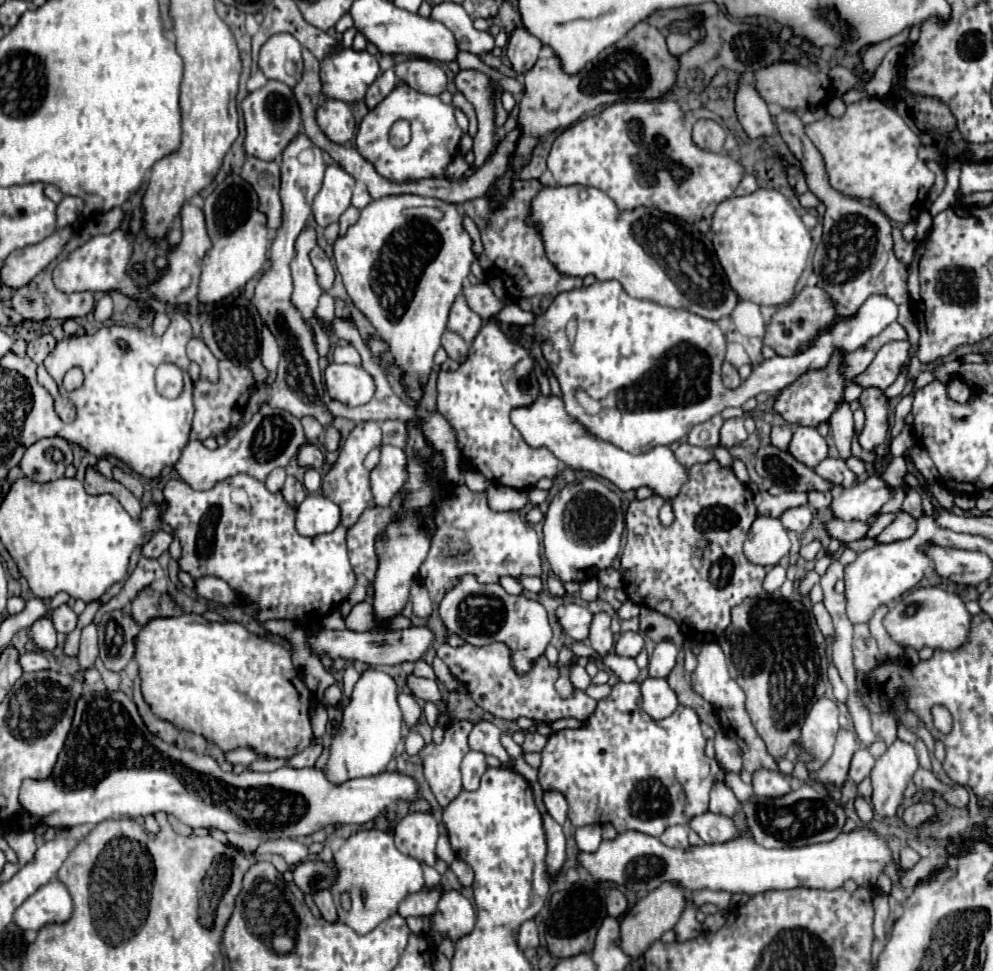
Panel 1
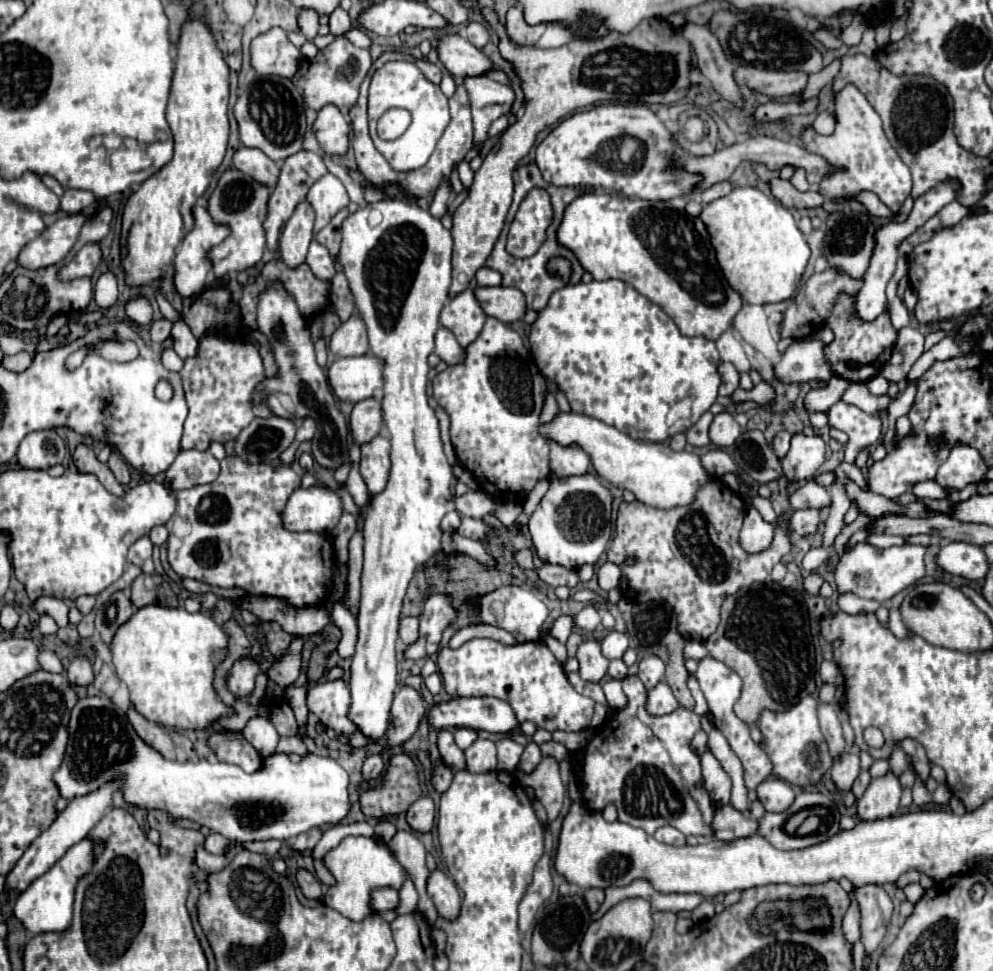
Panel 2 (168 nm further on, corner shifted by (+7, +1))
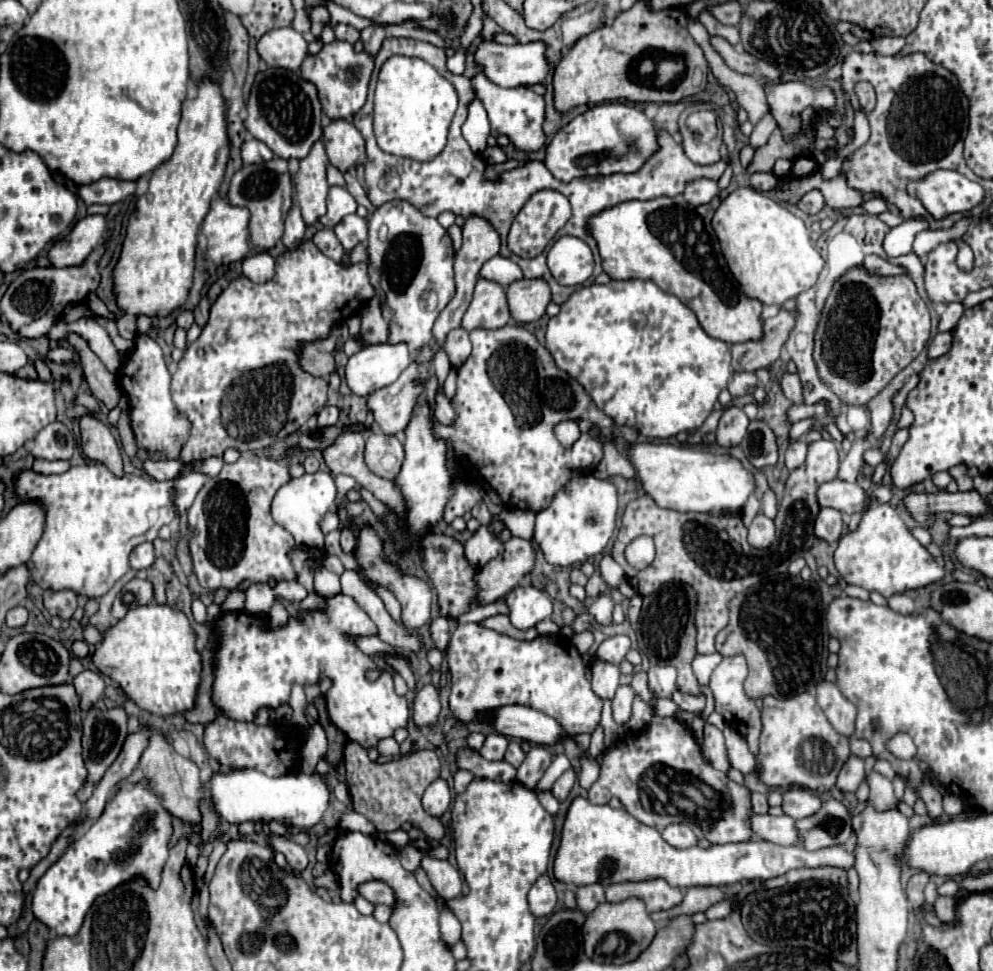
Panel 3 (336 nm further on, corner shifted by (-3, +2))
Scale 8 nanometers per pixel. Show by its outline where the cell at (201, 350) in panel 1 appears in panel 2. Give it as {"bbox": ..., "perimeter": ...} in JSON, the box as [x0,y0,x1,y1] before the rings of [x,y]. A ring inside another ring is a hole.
{"bbox":[173,319,199,359],"perimeter":[[[181,319],[173,323],[173,349],[181,359],[195,357],[199,349],[199,341],[193,337],[189,327]]]}

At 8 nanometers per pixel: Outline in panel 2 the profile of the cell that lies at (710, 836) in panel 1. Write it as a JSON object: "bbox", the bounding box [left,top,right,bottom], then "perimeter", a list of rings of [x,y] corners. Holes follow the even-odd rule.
{"bbox":[713,805,757,841],"perimeter":[[[725,805],[715,811],[713,823],[713,837],[721,841],[731,841],[739,837],[747,837],[757,831],[757,821],[755,819],[745,819],[741,813],[737,813],[733,807]]]}

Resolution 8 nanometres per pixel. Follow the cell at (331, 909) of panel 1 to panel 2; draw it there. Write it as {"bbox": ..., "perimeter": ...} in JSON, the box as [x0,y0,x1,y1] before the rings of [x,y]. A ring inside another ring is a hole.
{"bbox":[297,869,321,901],"perimeter":[[[301,869],[301,871],[297,871],[297,883],[299,883],[299,887],[307,899],[321,901],[321,883],[317,881],[315,875]]]}

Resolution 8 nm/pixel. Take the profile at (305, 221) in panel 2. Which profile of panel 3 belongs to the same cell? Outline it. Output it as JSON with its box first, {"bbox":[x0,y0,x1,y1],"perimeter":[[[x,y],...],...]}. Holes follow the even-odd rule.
{"bbox":[295,140,327,224],"perimeter":[[[317,140],[311,152],[299,162],[299,172],[295,174],[295,202],[301,208],[305,224],[317,222],[325,212],[325,198],[327,198],[327,156],[325,146]]]}

